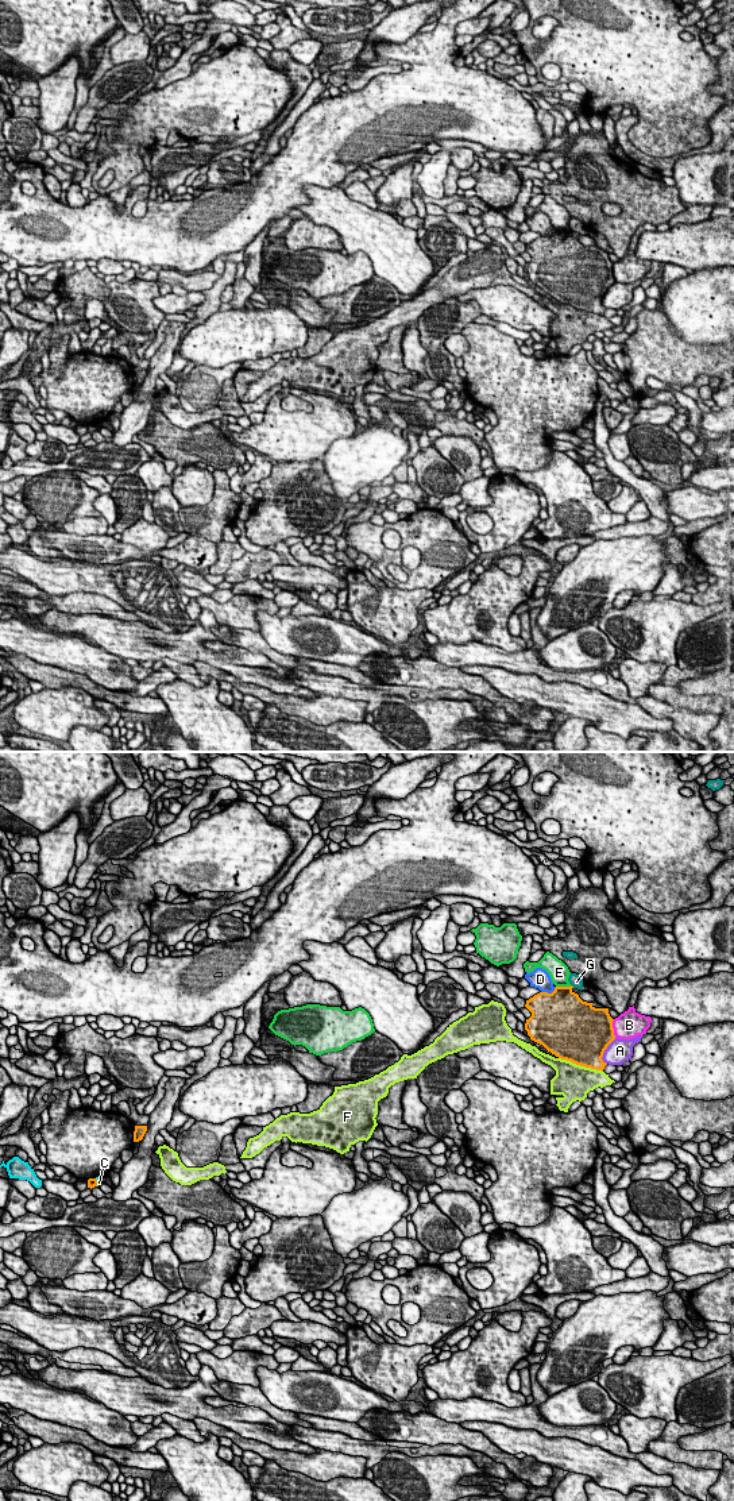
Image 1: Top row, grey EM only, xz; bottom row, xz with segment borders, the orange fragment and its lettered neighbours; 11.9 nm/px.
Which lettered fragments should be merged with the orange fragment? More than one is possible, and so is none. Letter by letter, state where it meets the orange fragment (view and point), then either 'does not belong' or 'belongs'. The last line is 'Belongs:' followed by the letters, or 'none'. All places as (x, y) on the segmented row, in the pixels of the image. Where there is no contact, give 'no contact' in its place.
A: xz (603, 1052) | does not belong
B: xz (613, 1029) | does not belong
C: xz (96, 1183) | does not belong
D: xz (547, 992) | does not belong
E: xz (563, 987) | does not belong
F: xz (580, 1065) | does not belong
G: no contact | does not belong
Belongs: none

